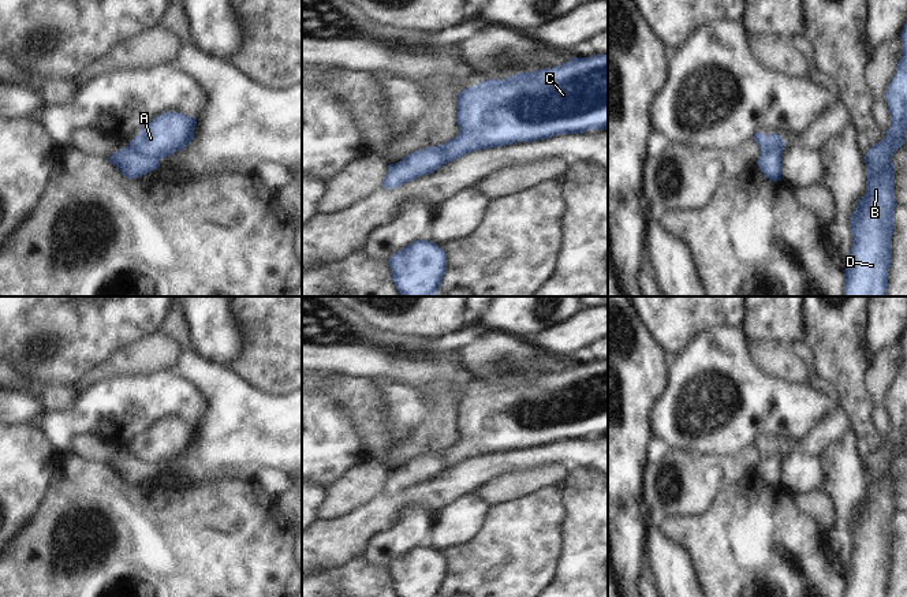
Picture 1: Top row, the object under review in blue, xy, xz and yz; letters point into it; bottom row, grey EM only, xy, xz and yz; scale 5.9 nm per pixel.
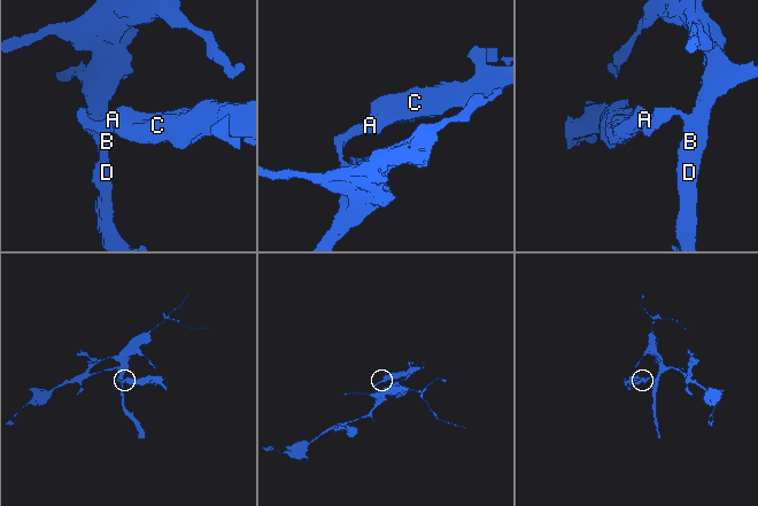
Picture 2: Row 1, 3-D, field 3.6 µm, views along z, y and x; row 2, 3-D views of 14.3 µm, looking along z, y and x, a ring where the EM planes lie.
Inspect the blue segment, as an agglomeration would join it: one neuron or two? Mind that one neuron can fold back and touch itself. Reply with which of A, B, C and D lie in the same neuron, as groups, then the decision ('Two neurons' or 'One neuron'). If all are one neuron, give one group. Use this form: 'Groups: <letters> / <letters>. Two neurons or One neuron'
Groups: A C / B D. Two neurons

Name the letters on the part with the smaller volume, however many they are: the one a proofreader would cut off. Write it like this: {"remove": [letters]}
{"remove": ["A", "C"]}

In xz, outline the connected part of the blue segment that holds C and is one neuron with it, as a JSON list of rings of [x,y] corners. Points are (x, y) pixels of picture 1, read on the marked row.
[[[608,55],[479,82],[456,100],[459,134],[443,145],[447,163],[481,149],[608,130]]]

